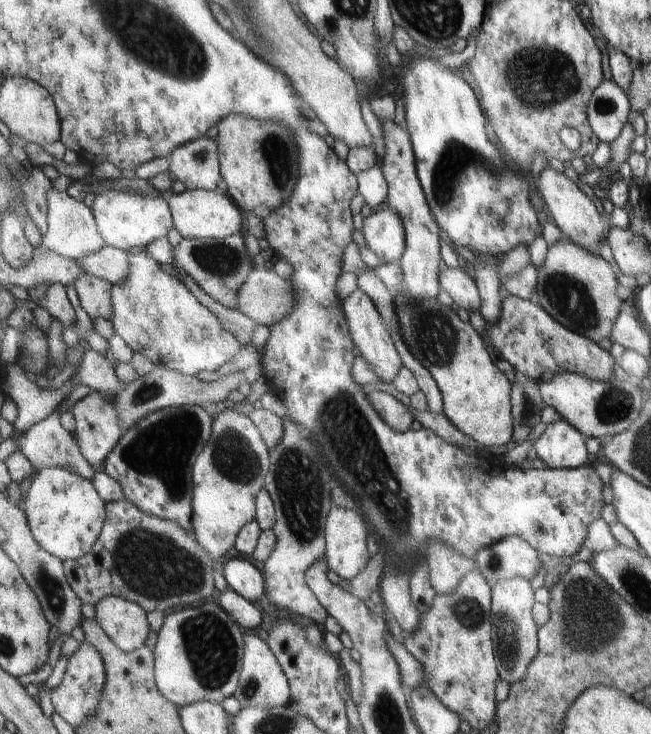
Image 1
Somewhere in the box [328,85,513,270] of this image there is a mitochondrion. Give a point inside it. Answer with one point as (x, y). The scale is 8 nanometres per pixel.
(451, 165)

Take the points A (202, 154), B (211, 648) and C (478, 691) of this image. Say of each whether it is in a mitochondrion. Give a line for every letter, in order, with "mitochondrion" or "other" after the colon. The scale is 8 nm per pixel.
A: mitochondrion
B: mitochondrion
C: other

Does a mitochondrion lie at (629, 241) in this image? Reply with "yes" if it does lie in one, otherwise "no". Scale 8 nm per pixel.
no

